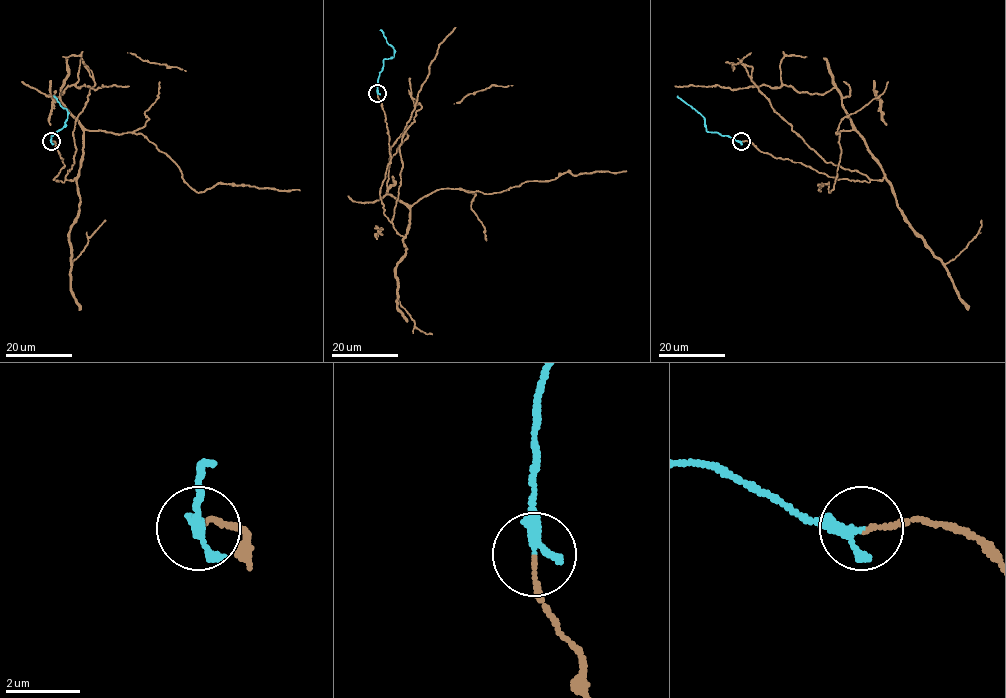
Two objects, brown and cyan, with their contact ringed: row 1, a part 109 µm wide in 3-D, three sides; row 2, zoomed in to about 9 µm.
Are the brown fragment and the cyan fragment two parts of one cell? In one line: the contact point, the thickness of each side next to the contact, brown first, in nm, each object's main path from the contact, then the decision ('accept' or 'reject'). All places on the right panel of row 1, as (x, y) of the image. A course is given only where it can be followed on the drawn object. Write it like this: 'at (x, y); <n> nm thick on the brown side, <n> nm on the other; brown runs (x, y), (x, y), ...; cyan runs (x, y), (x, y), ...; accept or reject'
at (741, 141); 120 nm thick on the brown side, 240 nm on the other; brown runs (741, 142), (837, 179), (881, 180), (881, 165), (855, 131), (836, 132), (841, 153), (834, 188), (818, 190); cyan runs (741, 141), (707, 132), (704, 118), (677, 95); accept

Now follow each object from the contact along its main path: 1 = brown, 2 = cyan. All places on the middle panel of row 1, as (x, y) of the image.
1: (377, 93), (391, 157), (380, 199), (401, 235), (410, 208), (444, 188), (491, 194), (567, 171), (626, 171)
2: (377, 93), (383, 60), (393, 57), (394, 53), (381, 29)

